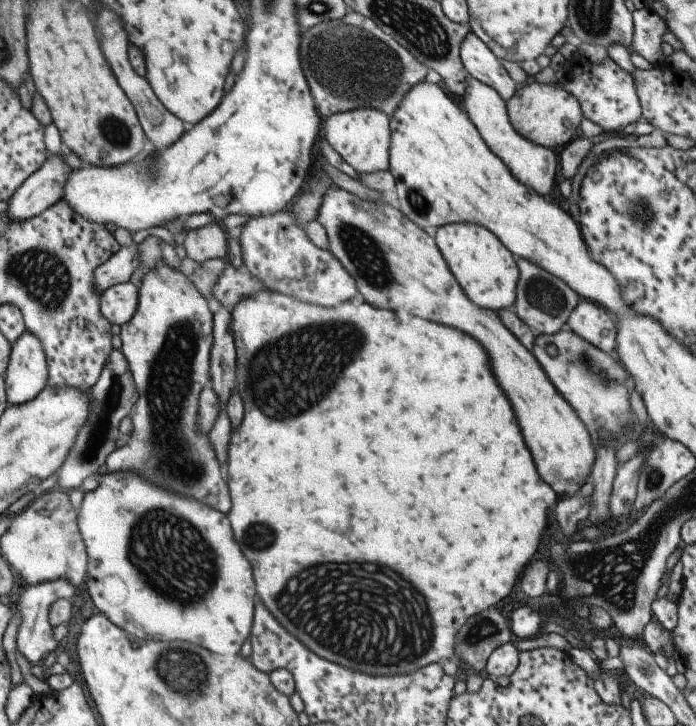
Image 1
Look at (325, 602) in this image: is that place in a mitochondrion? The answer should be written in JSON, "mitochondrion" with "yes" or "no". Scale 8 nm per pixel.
{"mitochondrion":"yes"}

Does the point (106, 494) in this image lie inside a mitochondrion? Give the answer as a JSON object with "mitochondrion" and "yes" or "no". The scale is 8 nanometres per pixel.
{"mitochondrion":"no"}

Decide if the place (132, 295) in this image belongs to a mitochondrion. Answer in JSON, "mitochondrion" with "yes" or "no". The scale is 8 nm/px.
{"mitochondrion":"no"}

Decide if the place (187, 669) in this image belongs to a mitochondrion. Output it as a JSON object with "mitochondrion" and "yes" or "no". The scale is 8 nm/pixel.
{"mitochondrion":"yes"}

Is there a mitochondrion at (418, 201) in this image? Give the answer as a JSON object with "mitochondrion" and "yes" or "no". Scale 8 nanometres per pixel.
{"mitochondrion":"yes"}

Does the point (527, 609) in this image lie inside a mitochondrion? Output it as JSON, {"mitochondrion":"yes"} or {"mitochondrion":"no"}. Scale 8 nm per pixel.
{"mitochondrion":"no"}

